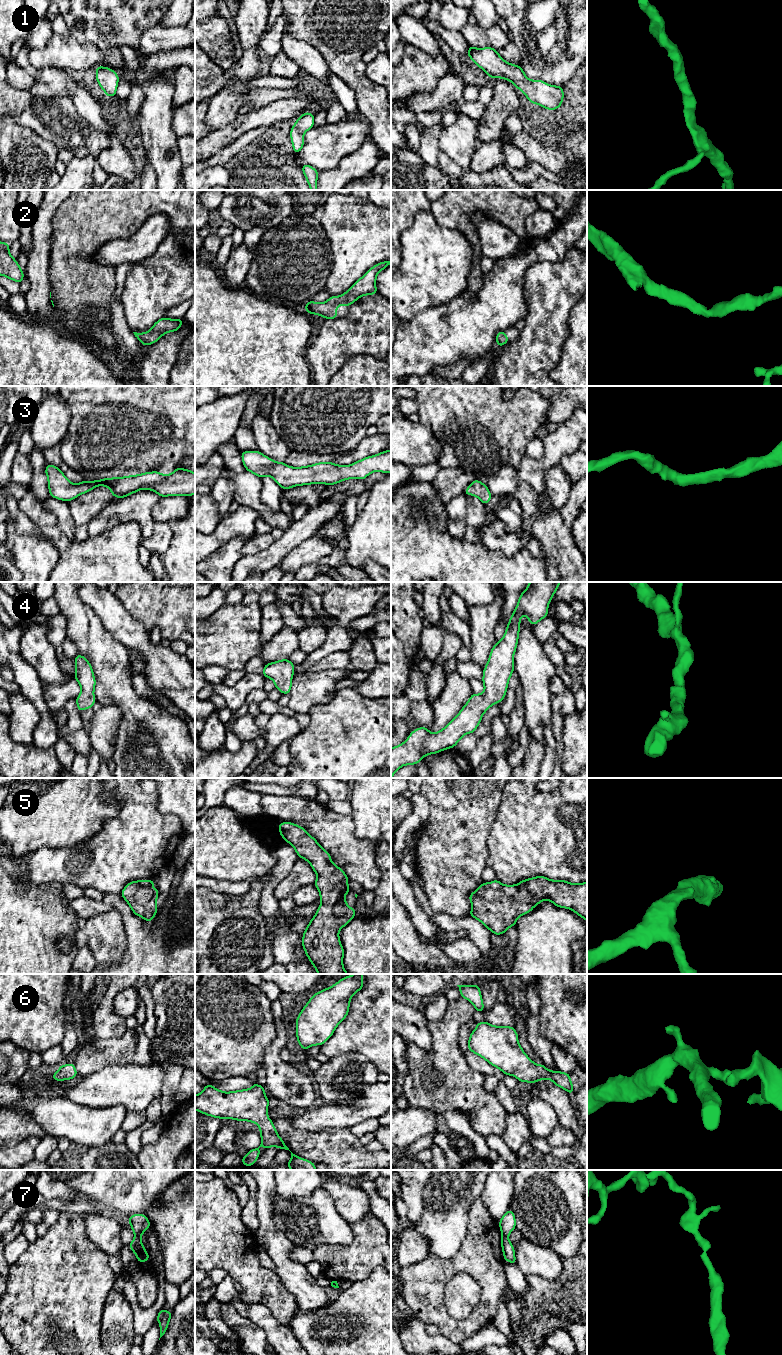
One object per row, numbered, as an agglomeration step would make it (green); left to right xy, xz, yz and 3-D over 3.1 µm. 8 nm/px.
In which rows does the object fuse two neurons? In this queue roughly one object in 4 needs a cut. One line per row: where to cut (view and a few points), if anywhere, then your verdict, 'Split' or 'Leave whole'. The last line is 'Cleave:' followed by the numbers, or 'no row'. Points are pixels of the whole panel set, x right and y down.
1: No split. Leave whole
2: No split. Leave whole
3: No split. Leave whole
4: No split. Leave whole
5: No split. Leave whole
6: No split. Leave whole
7: Split along yz (502, 1235), (507, 1237). Split
Cleave: 7

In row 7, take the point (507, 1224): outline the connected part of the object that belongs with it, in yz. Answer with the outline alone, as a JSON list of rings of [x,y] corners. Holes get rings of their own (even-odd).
[[[511,1209],[508,1210],[502,1216],[501,1220],[498,1223],[499,1223],[499,1227],[500,1227],[502,1236],[508,1237],[508,1235],[516,1227],[516,1220],[515,1220],[515,1214],[514,1214],[514,1212]]]

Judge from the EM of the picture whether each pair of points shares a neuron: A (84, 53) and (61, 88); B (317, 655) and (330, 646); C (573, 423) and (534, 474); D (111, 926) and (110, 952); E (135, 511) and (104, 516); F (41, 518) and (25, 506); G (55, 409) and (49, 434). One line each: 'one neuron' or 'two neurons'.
A: two neurons
B: one neuron
C: one neuron
D: one neuron
E: one neuron
F: one neuron
G: one neuron

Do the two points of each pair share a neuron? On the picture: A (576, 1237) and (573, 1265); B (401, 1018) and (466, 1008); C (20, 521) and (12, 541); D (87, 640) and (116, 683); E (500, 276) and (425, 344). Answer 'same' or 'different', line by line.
A: different
B: different
C: different
D: same
E: same

